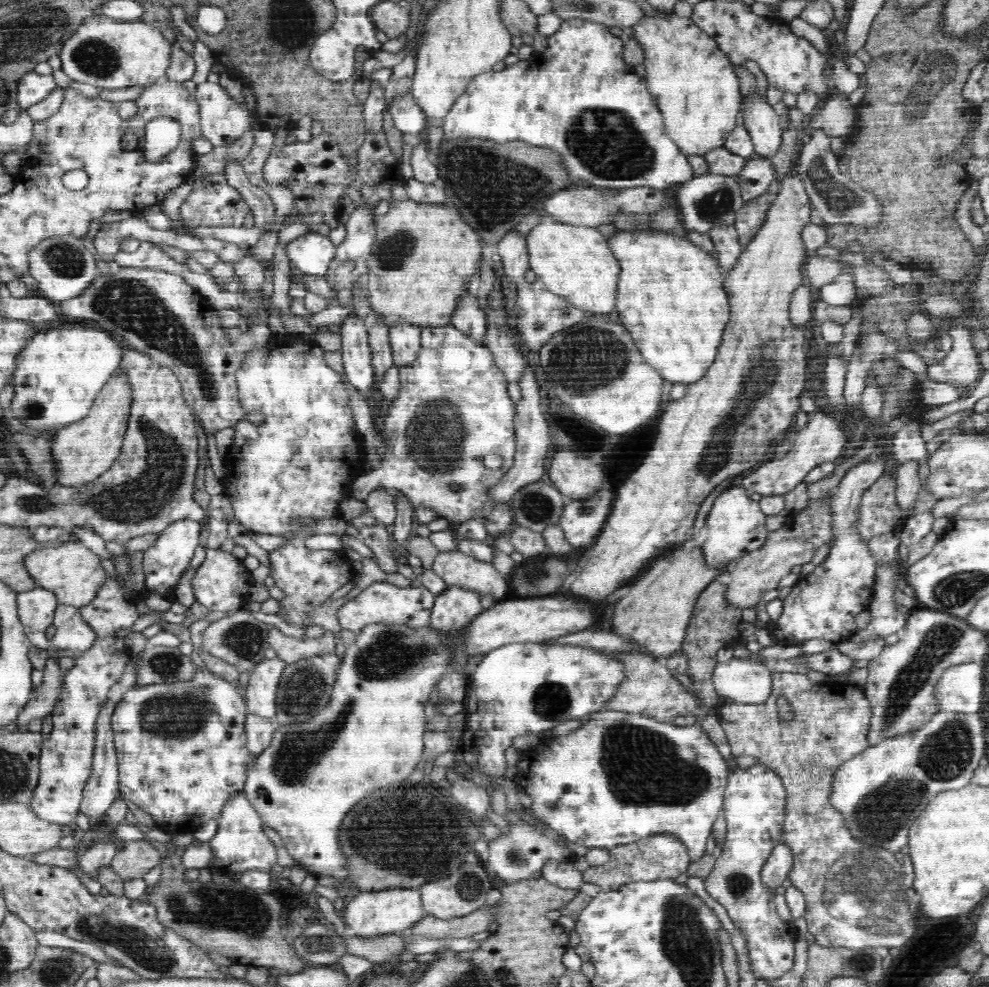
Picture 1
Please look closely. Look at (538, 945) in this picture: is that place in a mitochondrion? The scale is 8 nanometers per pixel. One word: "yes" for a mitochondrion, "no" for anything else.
no

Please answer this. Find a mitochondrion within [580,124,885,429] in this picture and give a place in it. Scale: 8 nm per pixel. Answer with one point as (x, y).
(837, 199)

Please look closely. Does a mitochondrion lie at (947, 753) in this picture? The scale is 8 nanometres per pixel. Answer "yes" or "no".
yes

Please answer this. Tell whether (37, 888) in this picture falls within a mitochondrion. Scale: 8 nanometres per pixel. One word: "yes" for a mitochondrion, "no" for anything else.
no

